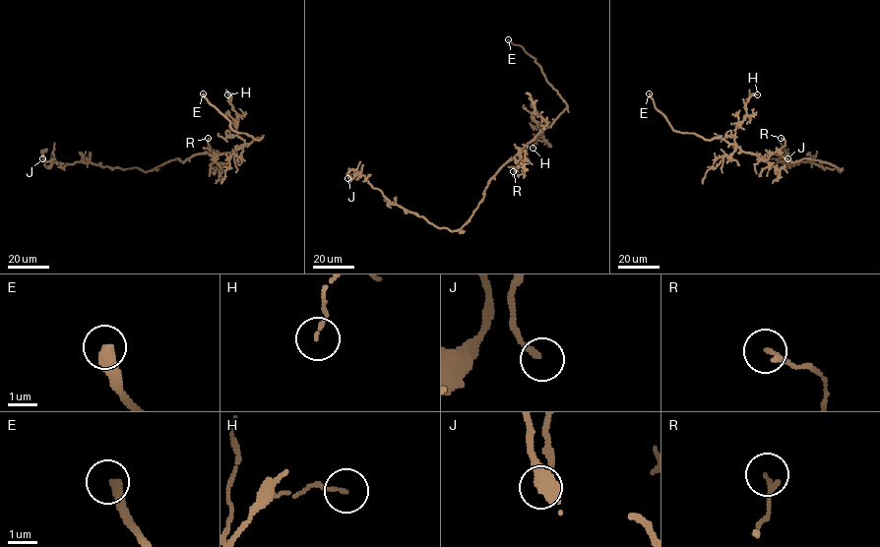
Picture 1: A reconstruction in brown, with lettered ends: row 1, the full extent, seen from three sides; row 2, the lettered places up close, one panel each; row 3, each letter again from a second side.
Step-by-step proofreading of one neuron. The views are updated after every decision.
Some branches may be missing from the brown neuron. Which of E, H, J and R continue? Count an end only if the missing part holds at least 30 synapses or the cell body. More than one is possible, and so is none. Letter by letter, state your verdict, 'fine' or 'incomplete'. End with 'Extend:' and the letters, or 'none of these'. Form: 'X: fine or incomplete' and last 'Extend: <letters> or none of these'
E: incomplete
H: fine
J: fine
R: fine
Extend: E

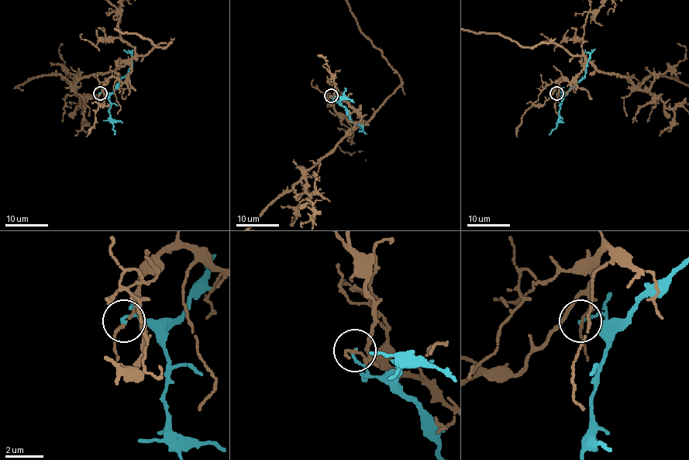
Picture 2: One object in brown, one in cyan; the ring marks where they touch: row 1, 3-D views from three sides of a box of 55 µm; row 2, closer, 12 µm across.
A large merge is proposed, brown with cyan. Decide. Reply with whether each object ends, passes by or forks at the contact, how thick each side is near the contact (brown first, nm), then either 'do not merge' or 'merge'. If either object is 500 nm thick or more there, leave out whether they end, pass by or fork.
brown forks; cyan ends; calibres 100 and 140 nm; merge

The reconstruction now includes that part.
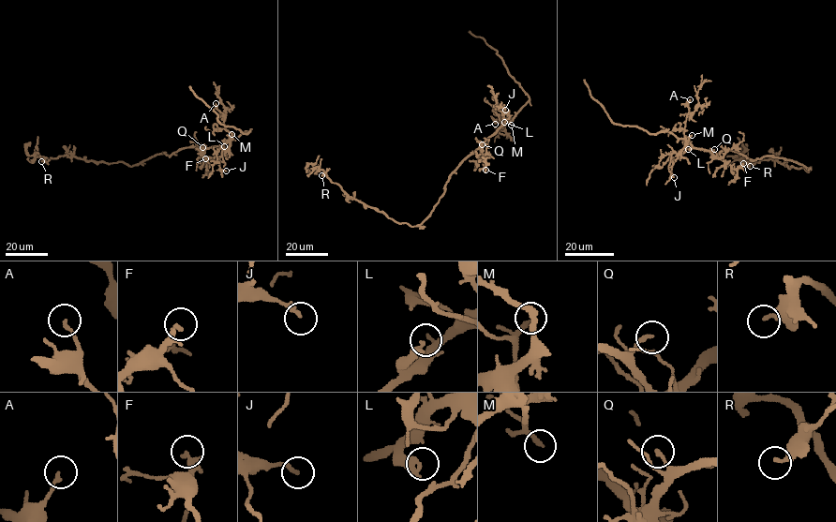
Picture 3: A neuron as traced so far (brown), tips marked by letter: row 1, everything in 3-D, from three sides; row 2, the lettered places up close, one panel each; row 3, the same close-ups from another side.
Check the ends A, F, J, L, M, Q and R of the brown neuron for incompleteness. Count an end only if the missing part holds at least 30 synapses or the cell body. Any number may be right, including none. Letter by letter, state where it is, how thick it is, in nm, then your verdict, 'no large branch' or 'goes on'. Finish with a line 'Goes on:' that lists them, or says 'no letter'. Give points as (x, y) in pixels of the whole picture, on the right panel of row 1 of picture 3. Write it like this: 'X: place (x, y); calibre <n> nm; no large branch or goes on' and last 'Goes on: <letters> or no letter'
A: place (690, 99); calibre 150 nm; no large branch
F: place (743, 163); calibre 170 nm; no large branch
J: place (674, 177); calibre 180 nm; no large branch
L: place (688, 149); calibre 360 nm; no large branch
M: place (692, 135); calibre 200 nm; goes on
Q: place (714, 149); calibre 170 nm; no large branch
R: place (750, 166); calibre 220 nm; no large branch
Goes on: M

